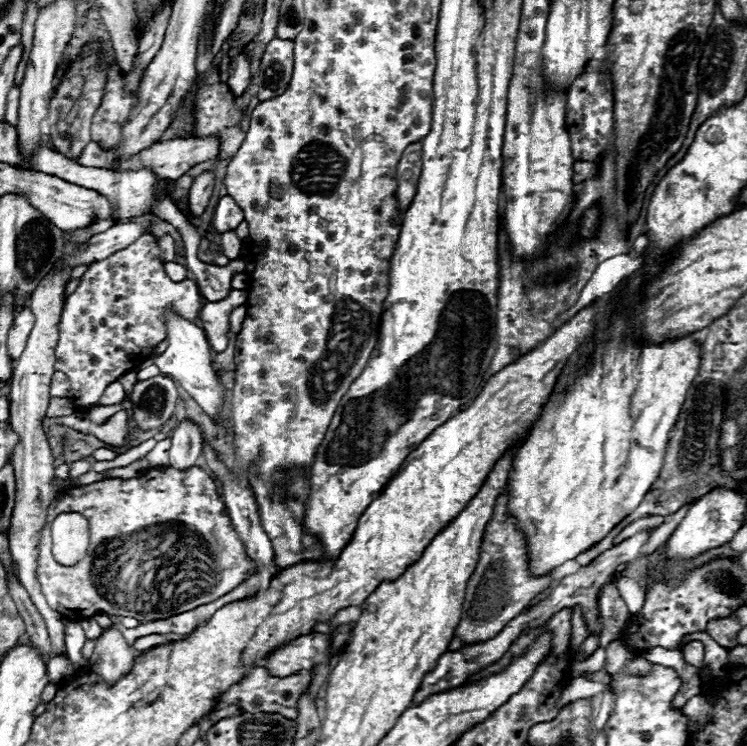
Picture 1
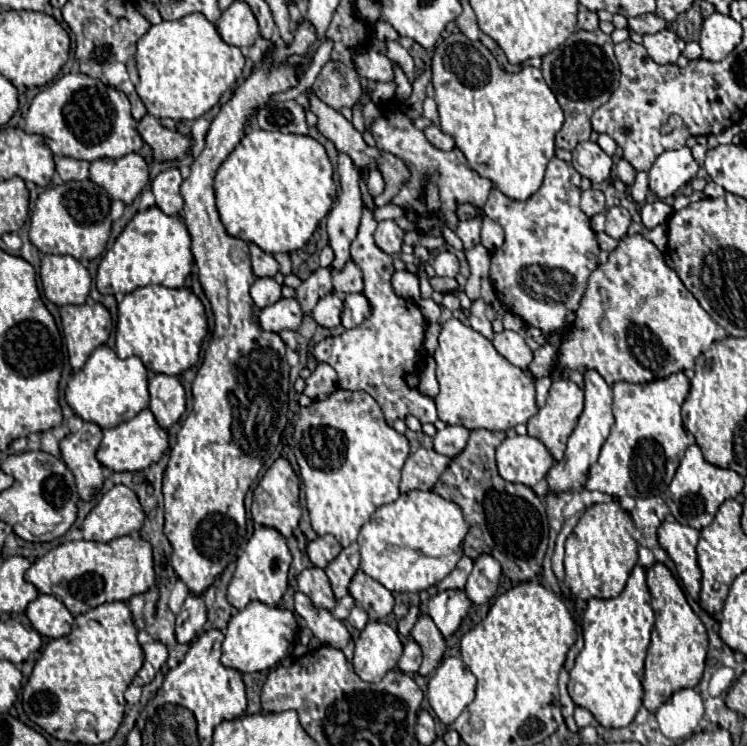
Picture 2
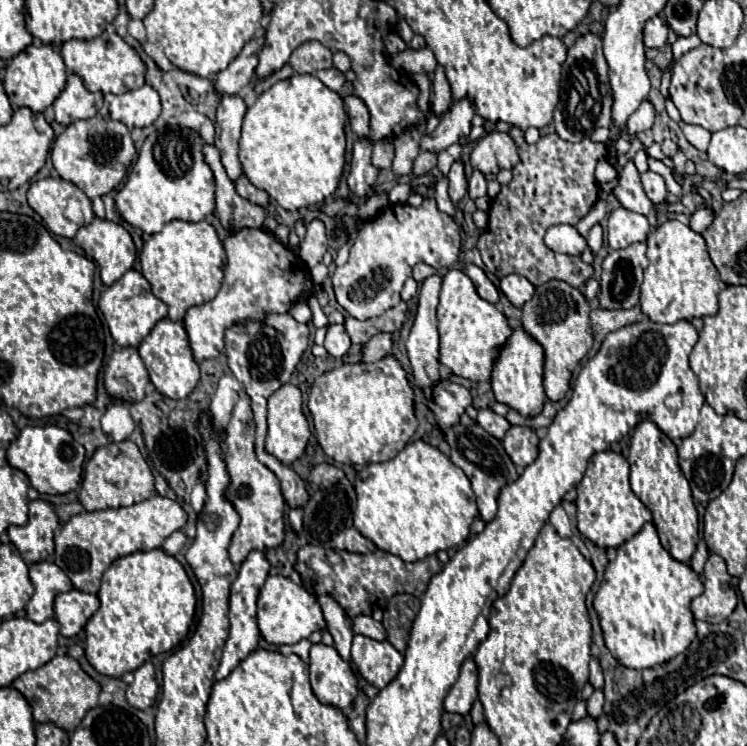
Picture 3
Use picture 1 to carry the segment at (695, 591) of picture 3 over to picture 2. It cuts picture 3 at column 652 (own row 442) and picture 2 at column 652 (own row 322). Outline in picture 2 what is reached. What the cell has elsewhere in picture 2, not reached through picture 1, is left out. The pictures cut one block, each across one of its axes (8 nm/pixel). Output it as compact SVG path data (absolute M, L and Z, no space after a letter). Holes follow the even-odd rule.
M636 564L628 578L626 588L616 598L590 598L588 608L584 610L584 616L582 616L584 648L580 650L576 664L570 670L568 692L570 692L572 700L578 706L588 708L604 728L628 726L642 706L644 658L646 658L646 648L650 644L650 632L654 626L654 610L652 610L650 602L652 602L652 596L646 586L646 570L640 564Z

